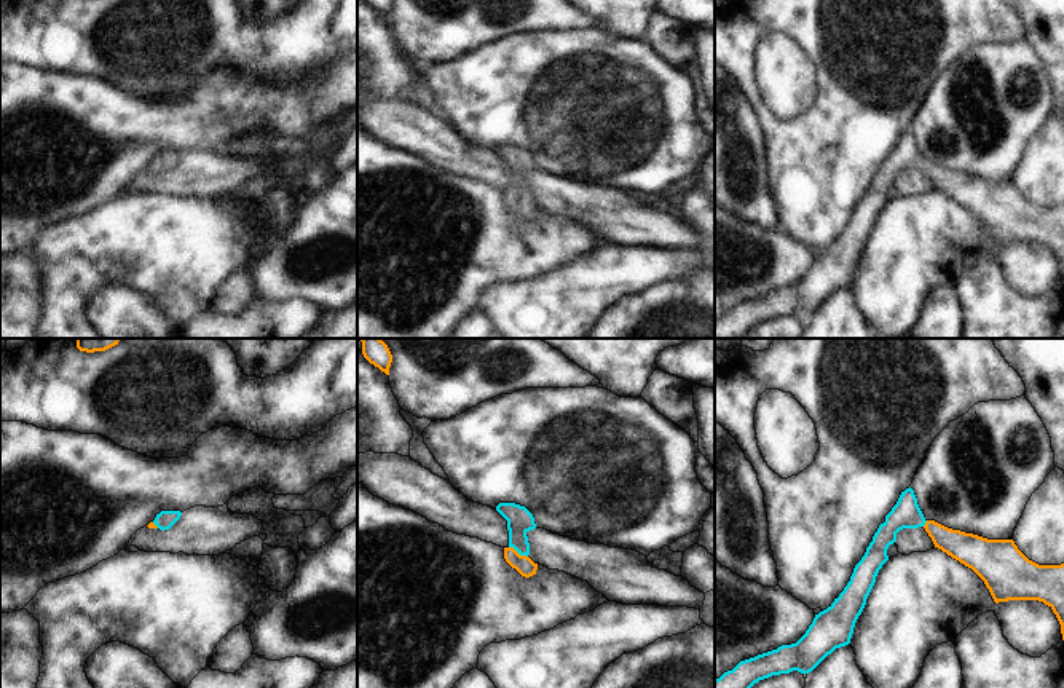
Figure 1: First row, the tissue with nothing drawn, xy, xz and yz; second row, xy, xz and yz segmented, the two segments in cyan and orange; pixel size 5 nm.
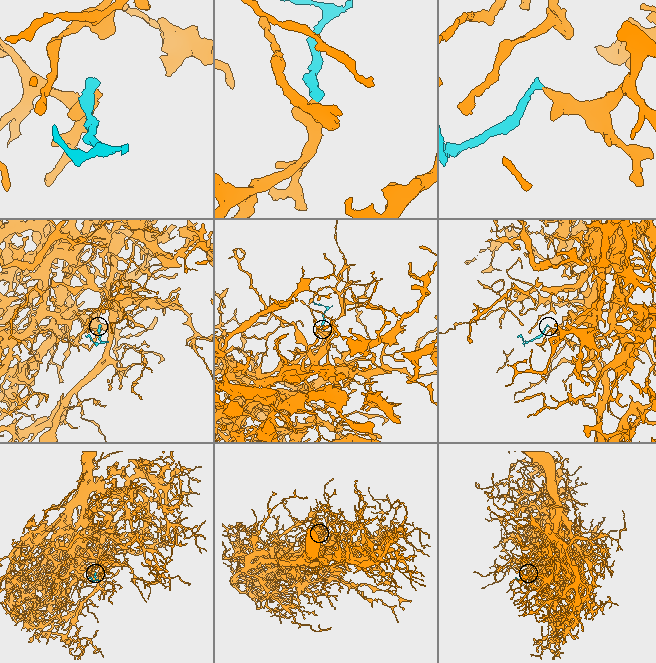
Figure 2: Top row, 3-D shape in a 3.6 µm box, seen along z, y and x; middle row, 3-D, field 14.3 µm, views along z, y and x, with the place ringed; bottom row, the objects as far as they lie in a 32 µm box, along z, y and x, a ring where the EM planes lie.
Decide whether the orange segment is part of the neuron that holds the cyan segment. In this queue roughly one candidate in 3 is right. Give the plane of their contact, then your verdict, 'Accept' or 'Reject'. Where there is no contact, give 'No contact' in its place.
Touches cyan in xz. Accept

